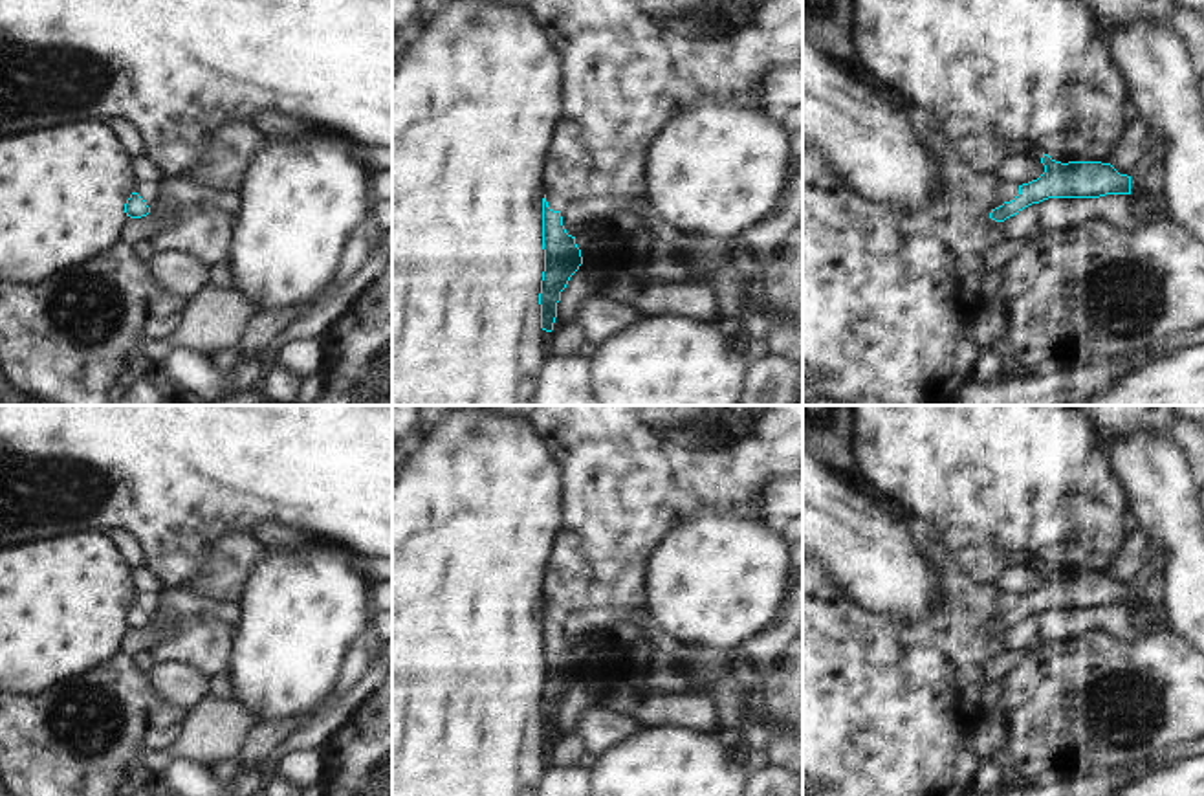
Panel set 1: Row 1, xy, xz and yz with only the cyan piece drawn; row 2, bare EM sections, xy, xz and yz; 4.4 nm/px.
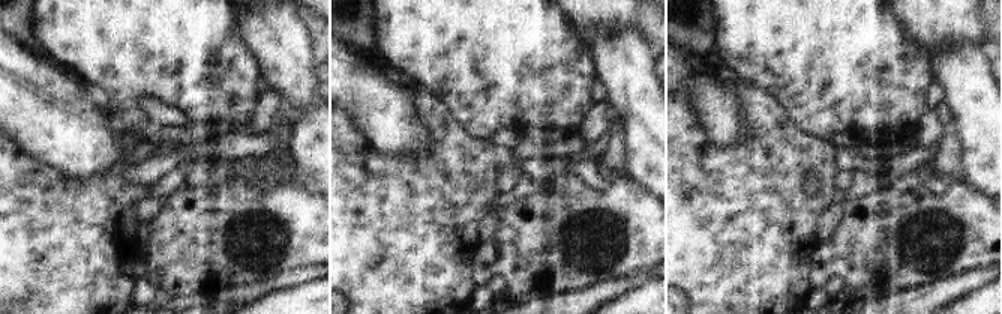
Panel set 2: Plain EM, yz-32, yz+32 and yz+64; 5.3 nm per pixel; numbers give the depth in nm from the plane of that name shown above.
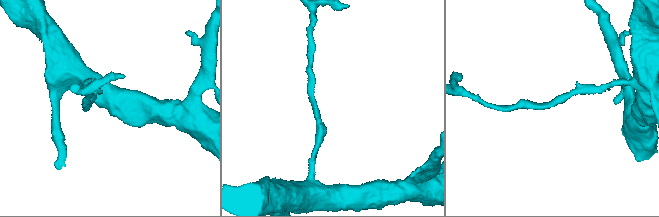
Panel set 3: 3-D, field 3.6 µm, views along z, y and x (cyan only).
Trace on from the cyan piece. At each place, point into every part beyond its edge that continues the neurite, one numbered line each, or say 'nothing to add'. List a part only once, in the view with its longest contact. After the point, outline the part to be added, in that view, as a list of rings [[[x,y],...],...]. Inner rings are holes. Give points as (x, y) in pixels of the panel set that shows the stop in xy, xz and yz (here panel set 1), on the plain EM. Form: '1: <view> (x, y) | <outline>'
nothing to add

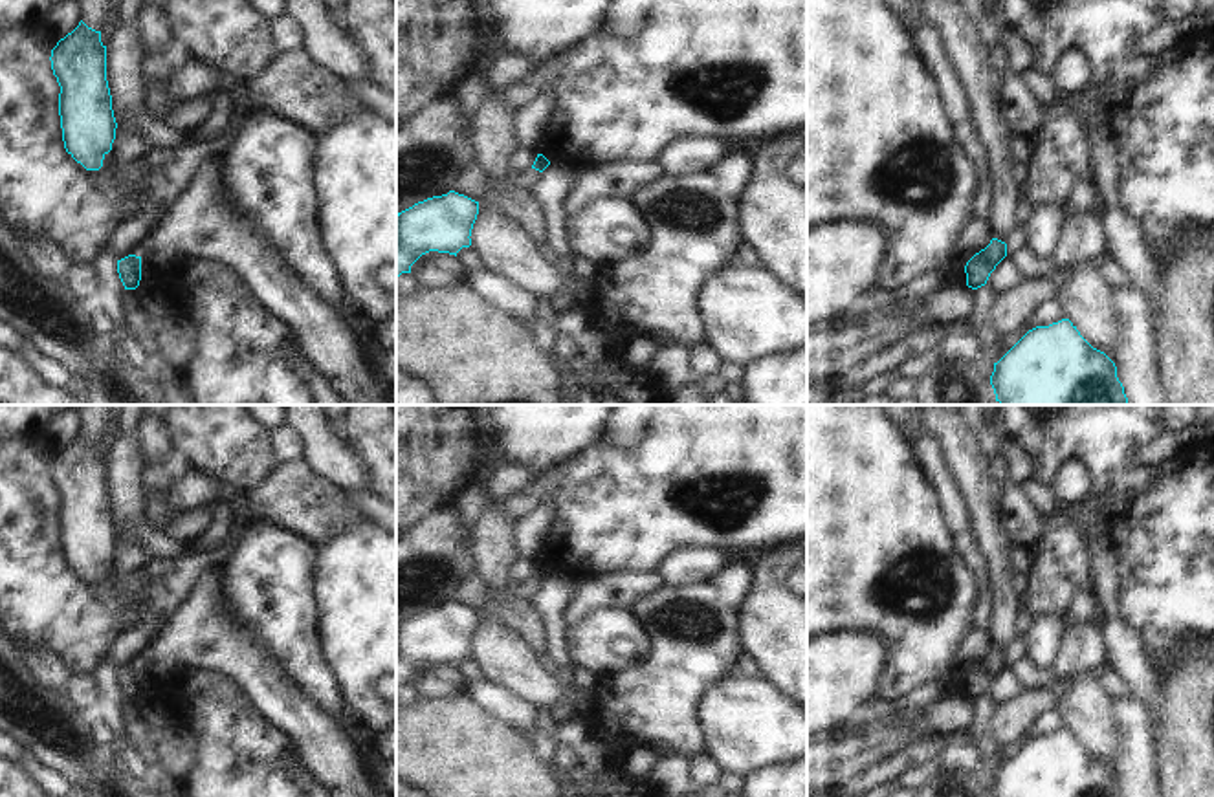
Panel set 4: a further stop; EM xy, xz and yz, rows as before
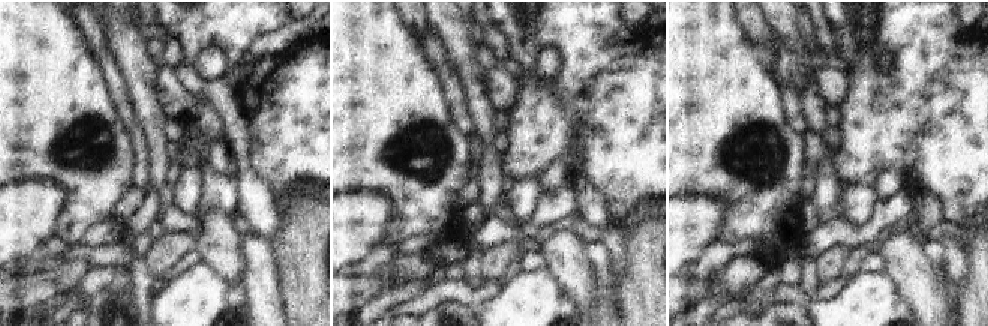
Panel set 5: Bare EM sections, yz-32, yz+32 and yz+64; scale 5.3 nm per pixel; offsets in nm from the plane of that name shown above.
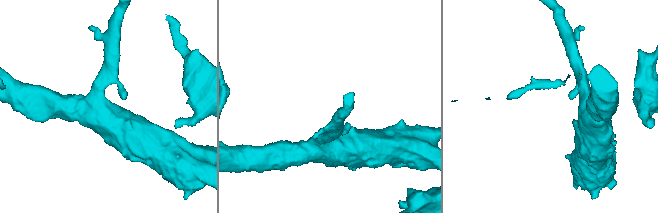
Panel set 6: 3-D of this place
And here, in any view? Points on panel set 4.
nothing to add

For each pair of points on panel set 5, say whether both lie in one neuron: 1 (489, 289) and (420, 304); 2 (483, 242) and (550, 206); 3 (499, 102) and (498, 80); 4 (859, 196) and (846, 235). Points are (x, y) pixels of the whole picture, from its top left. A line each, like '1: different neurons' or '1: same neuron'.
1: same neuron
2: same neuron
3: same neuron
4: different neurons

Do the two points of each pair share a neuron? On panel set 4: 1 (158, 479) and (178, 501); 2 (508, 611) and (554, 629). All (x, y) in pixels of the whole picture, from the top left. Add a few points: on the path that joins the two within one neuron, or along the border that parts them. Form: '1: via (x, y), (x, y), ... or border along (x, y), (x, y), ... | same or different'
1: border along (184, 469), (169, 493), (165, 504), (169, 512) | different
2: border along (527, 601), (543, 625), (543, 656) | different

